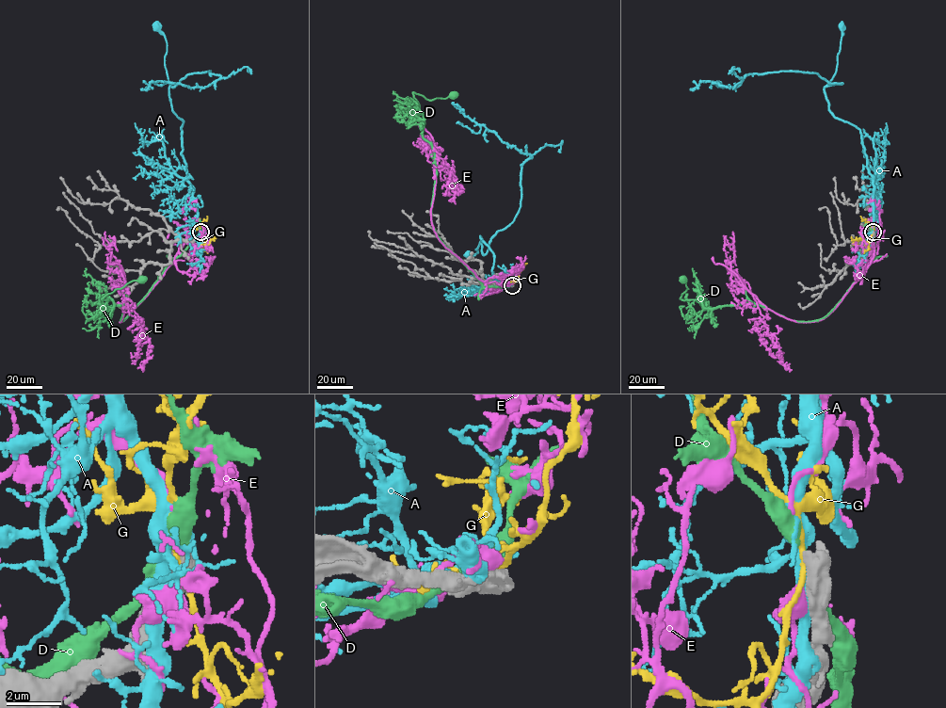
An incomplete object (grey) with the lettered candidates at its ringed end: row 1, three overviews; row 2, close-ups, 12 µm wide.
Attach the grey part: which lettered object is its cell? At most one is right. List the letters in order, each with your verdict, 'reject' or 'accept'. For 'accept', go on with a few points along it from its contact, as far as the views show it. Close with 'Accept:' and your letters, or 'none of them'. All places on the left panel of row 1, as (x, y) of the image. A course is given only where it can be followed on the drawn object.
A: reject
D: reject
E: reject
G: reject
Accept: none of them

